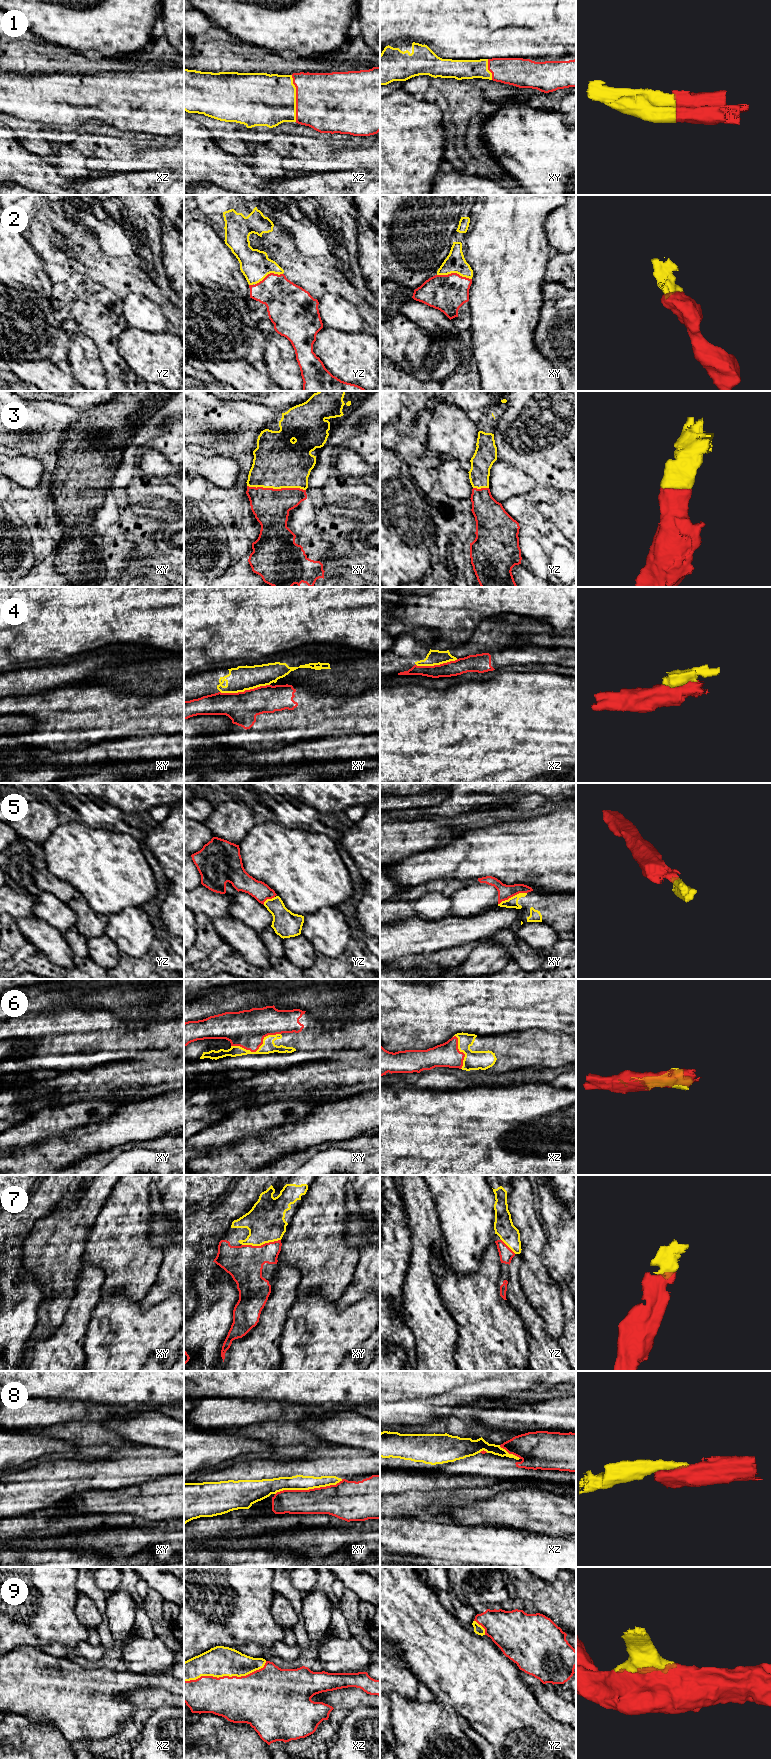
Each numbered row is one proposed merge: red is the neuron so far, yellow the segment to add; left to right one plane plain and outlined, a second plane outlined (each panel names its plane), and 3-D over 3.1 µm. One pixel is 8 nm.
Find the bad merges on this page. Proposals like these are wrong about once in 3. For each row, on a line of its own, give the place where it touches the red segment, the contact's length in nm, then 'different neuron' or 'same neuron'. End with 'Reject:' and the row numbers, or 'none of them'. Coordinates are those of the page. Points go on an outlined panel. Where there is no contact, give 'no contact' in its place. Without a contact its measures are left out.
1: contact xz (296, 98); length 380 nm; same neuron
2: contact xy (454, 273); length 280 nm; same neuron
3: contact xy (276, 489); length 480 nm; same neuron
4: contact xy (245, 690); length 400 nm; different neuron
5: contact xy (512, 896); length 260 nm; different neuron
6: contact xy (257, 1049); length 420 nm; same neuron
7: contact xy (261, 1245); length 320 nm; same neuron
8: contact xy (309, 1489); length 550 nm; different neuron
9: contact xz (226, 1676); length 700 nm; same neuron
Reject: 4, 5, 8

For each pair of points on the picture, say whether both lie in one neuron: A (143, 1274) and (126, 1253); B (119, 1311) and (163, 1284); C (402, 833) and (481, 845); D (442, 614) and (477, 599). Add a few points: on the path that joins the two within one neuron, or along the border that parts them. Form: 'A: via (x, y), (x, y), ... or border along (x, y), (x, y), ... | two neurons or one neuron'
A: via (137, 1268), (135, 1266), (135, 1258), (132, 1257) | one neuron
B: border along (164, 1299), (147, 1308), (140, 1304) | two neurons
C: border along (461, 833), (445, 844), (428, 849) | two neurons
D: via (451, 605), (457, 599), (468, 599) | one neuron

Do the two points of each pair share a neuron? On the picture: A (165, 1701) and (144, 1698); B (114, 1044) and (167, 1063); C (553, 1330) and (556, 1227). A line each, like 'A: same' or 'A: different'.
A: same
B: different
C: different

